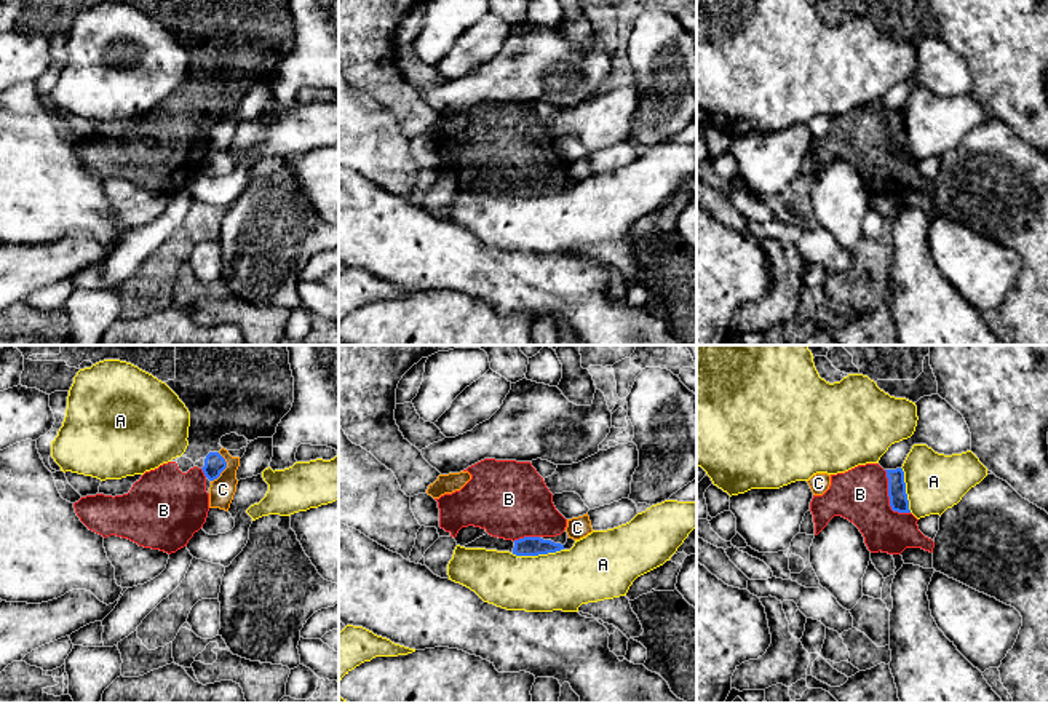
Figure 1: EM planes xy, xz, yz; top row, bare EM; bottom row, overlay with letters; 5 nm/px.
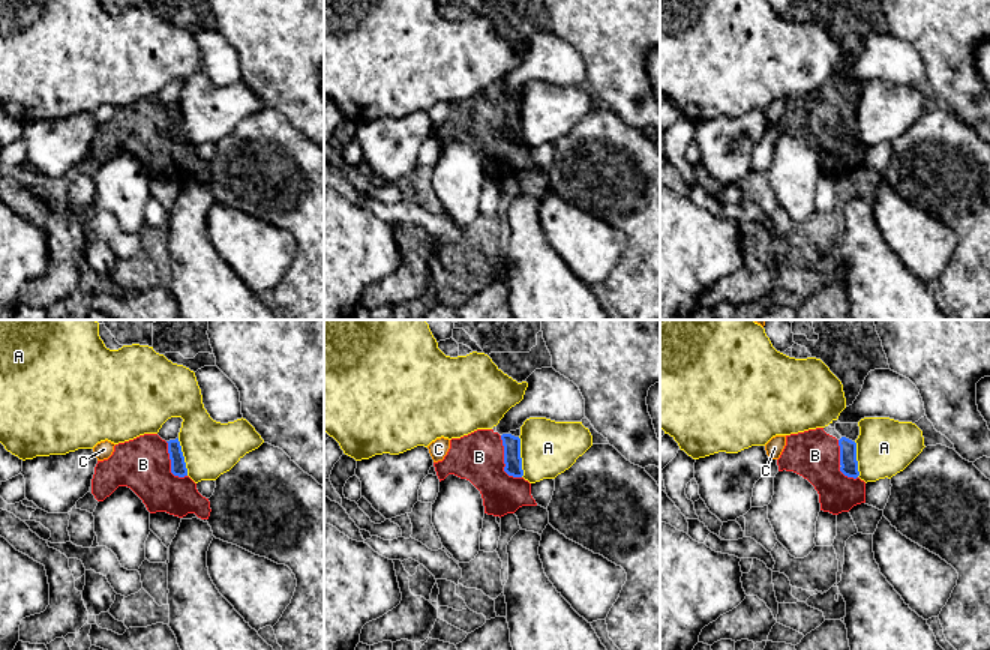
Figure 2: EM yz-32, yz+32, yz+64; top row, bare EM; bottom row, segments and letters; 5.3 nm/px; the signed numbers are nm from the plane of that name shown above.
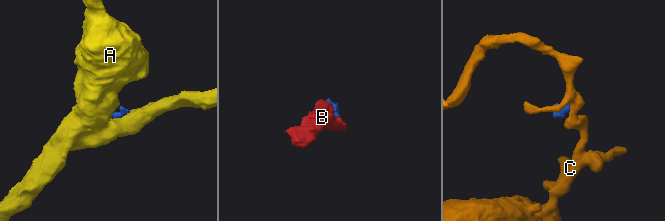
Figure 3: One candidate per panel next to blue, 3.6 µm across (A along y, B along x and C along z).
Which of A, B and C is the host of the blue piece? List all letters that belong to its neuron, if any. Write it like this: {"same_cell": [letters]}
{"same_cell": ["B"]}

